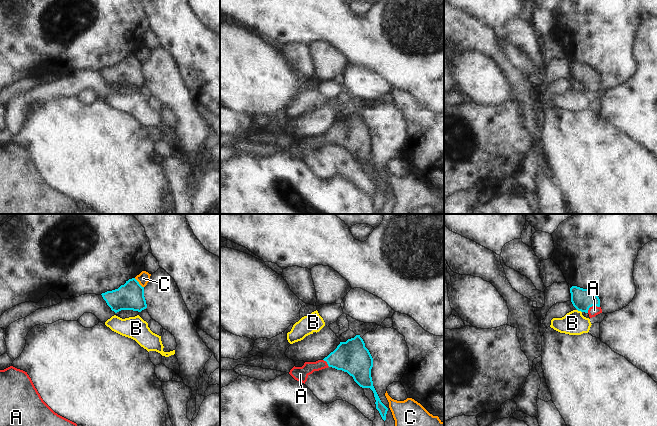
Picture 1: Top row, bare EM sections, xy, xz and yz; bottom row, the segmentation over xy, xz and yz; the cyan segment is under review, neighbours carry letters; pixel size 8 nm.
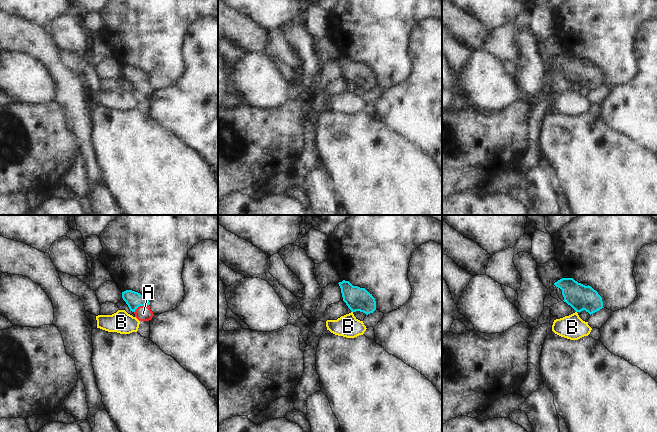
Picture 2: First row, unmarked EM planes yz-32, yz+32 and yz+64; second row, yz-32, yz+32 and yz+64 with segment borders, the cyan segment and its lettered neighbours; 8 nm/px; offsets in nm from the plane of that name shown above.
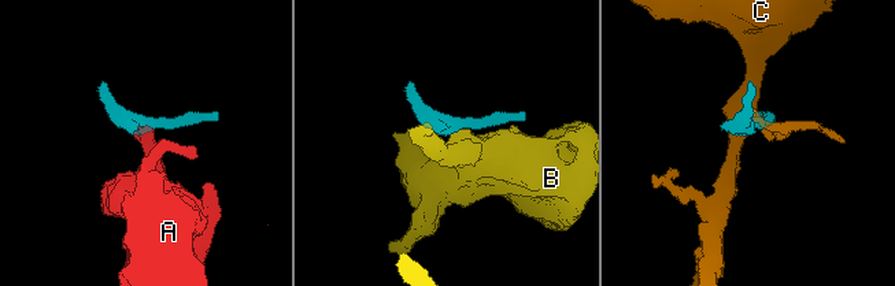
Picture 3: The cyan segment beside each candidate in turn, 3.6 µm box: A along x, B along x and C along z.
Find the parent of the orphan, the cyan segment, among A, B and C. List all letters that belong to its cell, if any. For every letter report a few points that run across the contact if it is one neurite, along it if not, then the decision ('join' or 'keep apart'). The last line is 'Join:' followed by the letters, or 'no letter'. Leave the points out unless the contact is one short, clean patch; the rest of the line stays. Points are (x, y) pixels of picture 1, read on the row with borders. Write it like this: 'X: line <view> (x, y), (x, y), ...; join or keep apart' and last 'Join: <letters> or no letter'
A: line yz (582, 299), (592, 305), (594, 310); join
B: line yz (577, 309), (581, 312); keep apart
C: keep apart
Join: A

